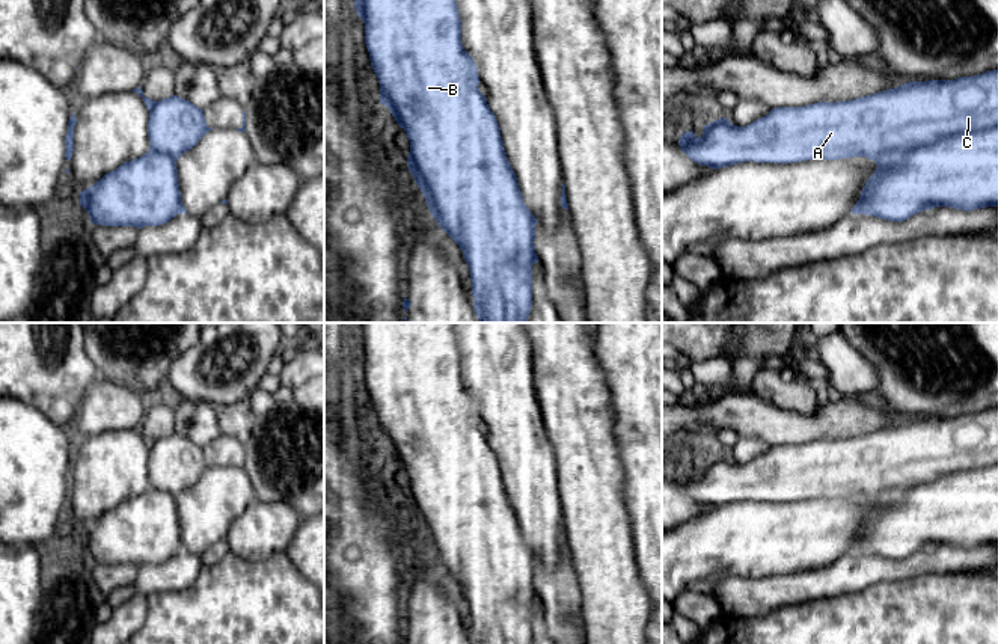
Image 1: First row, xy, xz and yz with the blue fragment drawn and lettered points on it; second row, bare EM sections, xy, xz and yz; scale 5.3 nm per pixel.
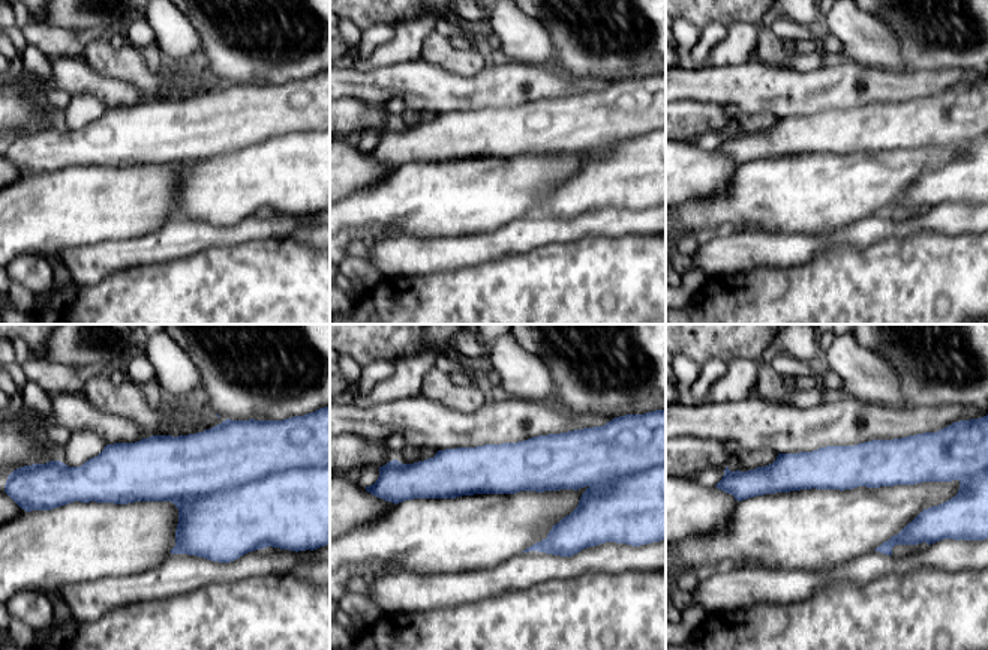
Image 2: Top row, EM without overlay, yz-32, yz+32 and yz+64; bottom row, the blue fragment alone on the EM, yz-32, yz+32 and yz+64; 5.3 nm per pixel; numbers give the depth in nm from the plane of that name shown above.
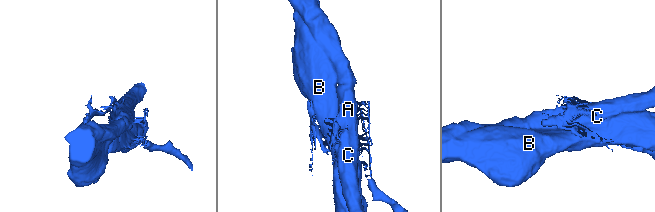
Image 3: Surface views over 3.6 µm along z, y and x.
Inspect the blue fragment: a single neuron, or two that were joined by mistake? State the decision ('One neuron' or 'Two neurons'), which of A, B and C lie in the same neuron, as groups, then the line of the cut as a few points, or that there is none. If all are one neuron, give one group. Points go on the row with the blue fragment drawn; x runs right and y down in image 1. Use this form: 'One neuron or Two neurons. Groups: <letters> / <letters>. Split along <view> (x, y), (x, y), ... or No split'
Two neurons. Groups: A C / B. Split along yz (997, 125), (961, 131), (930, 144), (917, 145), (867, 180)

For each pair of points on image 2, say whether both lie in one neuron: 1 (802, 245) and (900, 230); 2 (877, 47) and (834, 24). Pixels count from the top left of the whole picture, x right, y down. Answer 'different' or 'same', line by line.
1: same
2: same

